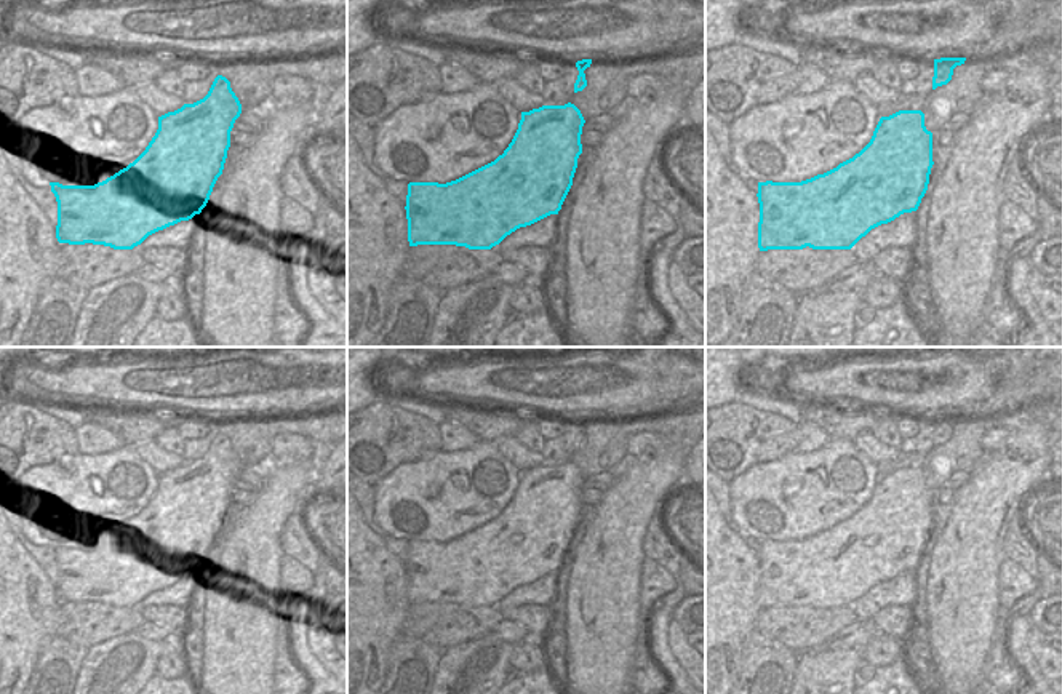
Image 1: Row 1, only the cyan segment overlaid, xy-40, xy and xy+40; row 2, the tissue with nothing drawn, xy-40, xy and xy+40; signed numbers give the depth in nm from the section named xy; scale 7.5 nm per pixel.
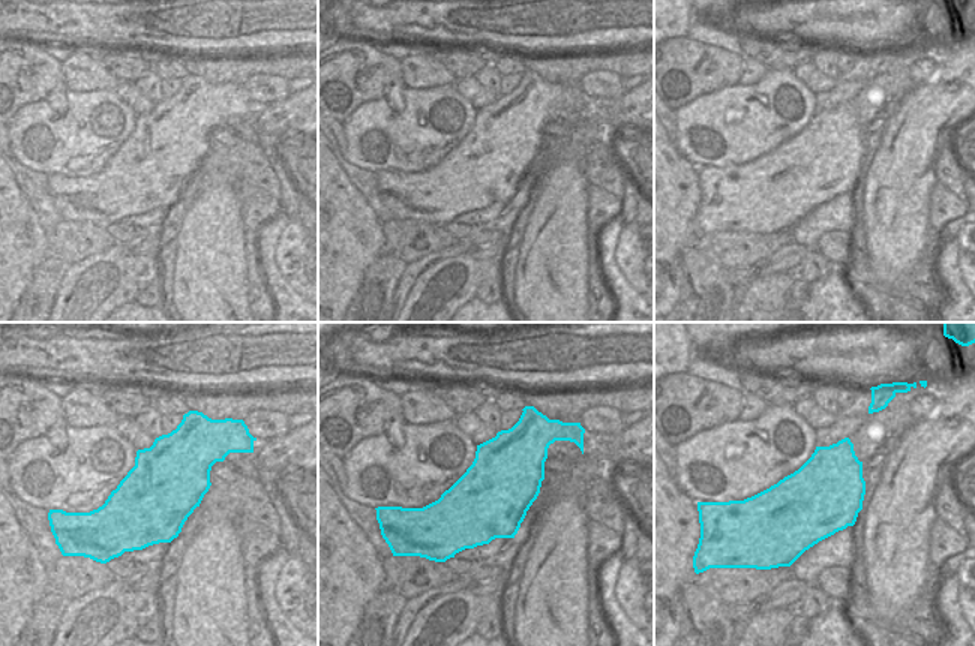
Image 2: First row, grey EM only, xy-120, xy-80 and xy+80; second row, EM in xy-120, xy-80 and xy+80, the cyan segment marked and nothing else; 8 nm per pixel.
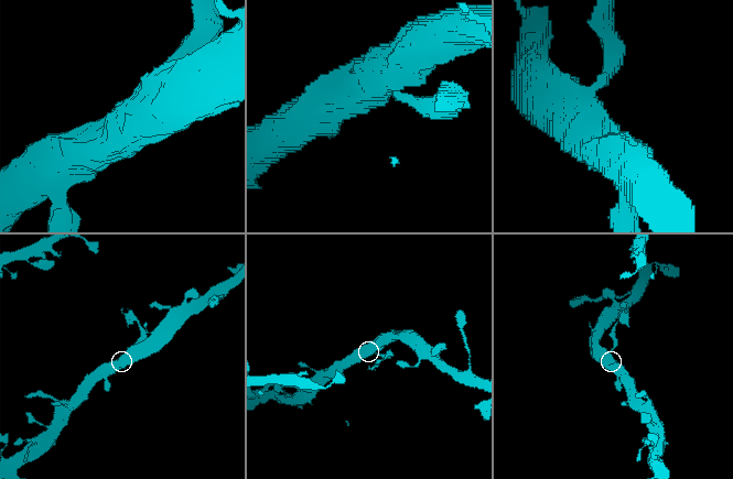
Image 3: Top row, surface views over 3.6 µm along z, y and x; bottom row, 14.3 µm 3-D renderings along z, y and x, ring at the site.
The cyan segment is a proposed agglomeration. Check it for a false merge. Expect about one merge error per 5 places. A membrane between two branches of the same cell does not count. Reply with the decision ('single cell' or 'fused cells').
fused cells

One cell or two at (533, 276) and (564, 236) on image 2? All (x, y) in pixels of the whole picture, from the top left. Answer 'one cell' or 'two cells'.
one cell

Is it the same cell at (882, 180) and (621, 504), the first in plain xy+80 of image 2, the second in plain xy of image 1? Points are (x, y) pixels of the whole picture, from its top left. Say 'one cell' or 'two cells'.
one cell

